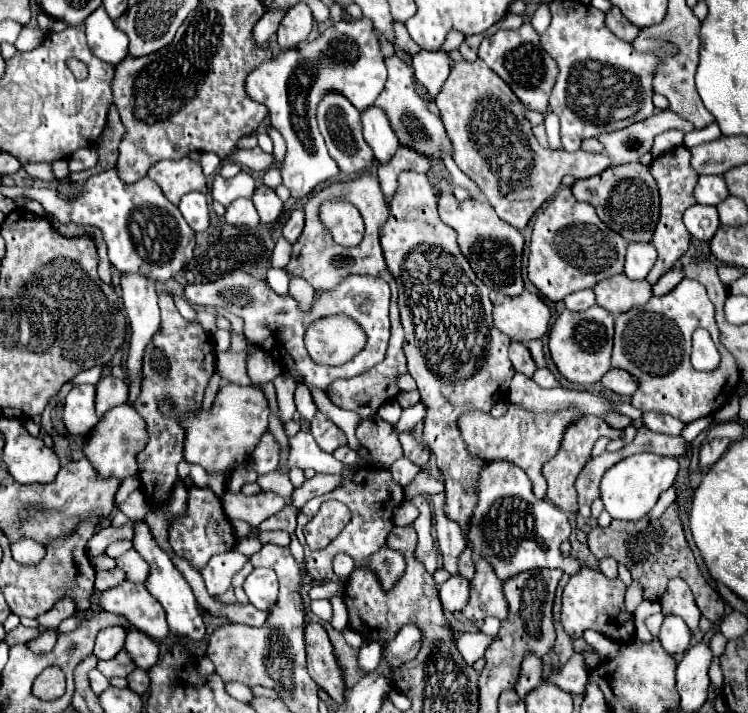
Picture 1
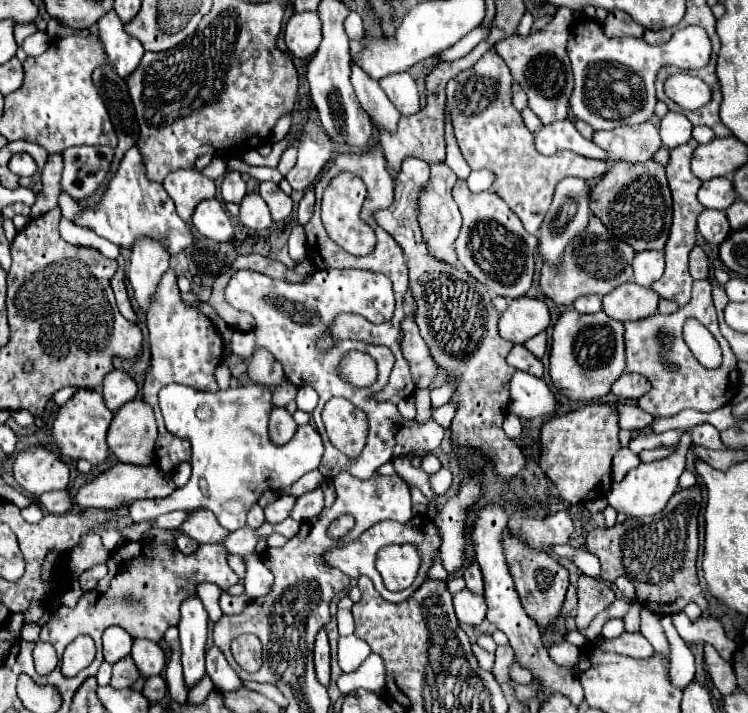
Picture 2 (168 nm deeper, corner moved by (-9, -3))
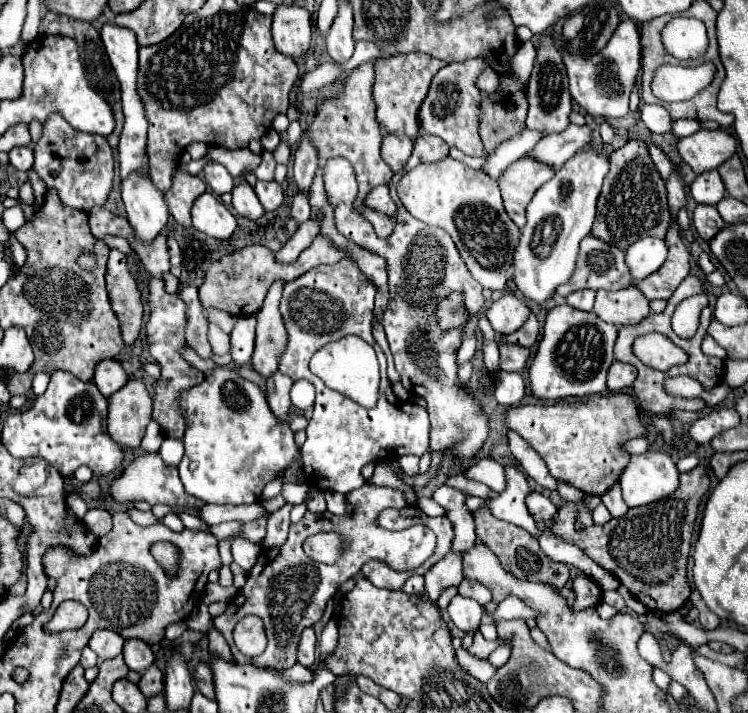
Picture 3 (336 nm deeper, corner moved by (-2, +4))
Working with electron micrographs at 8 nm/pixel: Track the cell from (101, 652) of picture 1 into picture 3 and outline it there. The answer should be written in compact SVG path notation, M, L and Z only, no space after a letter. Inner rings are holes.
M96 630L92 634L88 646L98 654L100 660L108 660L108 658L114 658L114 656L122 654L124 638L116 632L110 632L110 630Z

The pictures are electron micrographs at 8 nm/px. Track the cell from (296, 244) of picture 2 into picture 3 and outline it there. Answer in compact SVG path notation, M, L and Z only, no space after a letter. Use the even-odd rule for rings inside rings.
M300 190L296 196L294 196L294 202L292 202L292 212L290 216L296 220L296 222L304 222L310 218L310 192L308 190Z

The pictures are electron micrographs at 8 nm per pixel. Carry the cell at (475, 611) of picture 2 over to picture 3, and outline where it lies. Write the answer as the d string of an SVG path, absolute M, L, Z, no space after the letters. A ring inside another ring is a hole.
M454 596L450 606L448 606L448 614L452 618L452 622L462 630L462 632L476 632L480 626L480 618L484 614L484 608L464 596Z

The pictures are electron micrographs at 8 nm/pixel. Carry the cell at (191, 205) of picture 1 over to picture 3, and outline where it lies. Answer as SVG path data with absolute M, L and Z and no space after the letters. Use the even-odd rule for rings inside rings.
M206 192L192 206L192 224L212 238L230 238L236 228L236 218L214 194Z

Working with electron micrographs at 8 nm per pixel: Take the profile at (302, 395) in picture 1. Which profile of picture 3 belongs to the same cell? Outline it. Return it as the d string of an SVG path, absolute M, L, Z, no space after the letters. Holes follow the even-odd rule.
M298 380L298 382L294 382L290 396L292 396L292 406L306 412L314 404L314 386L310 382Z

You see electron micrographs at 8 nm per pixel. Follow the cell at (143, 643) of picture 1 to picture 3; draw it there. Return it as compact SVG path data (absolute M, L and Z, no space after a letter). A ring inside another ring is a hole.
M126 640L126 644L124 644L124 662L130 670L142 674L154 662L154 654L152 654L152 650L146 642Z

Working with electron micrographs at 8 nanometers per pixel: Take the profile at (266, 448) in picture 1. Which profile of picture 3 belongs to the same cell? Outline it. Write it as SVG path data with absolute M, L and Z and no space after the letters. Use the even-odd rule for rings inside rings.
M276 372L268 376L268 404L270 410L276 414L278 420L288 422L288 410L290 410L290 388L294 380L282 372Z

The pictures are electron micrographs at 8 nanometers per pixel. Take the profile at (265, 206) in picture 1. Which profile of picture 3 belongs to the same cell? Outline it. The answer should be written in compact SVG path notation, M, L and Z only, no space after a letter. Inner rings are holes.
M258 180L254 190L256 190L256 194L258 194L258 198L260 198L260 202L262 202L266 212L272 212L282 204L284 196L282 196L282 188L280 188L278 182L274 182L274 180L272 182Z

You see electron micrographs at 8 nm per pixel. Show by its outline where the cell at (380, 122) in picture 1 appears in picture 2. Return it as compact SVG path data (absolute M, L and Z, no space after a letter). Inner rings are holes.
M351 63L351 83L353 83L353 89L357 93L361 107L371 117L377 131L395 133L401 113L397 113L395 105L387 99L387 95L379 87L379 83L369 79L367 73L363 73L363 69L359 69L353 63Z

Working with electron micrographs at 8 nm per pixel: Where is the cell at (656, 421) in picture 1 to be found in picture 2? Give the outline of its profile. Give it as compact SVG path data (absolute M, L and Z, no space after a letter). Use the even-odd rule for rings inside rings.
M699 423L699 425L693 425L691 429L683 431L683 433L689 433L691 441L695 445L703 445L703 447L709 447L709 449L725 449L721 445L721 439L719 439L719 431L711 425L711 423Z

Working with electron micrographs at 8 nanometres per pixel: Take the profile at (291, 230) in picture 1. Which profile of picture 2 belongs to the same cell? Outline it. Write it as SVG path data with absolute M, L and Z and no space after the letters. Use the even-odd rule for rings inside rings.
M309 189L309 191L305 191L305 195L303 195L301 203L299 203L299 211L297 211L297 221L299 221L299 225L307 225L307 223L309 223L311 215L313 215L313 205L315 205L315 195L313 195L313 191Z

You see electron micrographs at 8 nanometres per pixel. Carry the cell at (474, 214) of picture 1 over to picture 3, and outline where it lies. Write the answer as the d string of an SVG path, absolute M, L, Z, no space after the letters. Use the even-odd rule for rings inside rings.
M446 156L442 162L420 164L406 172L398 182L398 198L414 218L440 226L452 236L468 270L482 288L502 290L506 286L520 230L502 206L496 178Z

